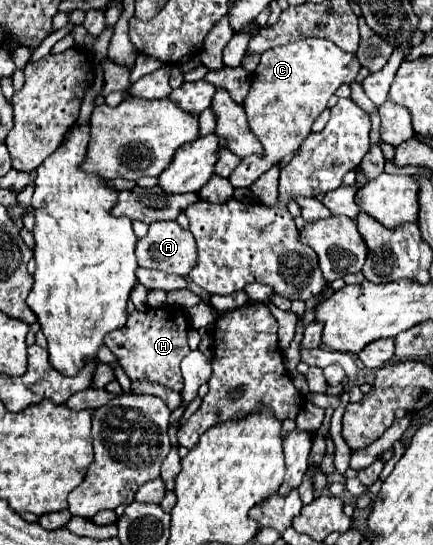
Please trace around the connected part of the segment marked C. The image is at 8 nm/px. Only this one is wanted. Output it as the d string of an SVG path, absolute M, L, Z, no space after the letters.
M305 38L265 52L253 74L251 88L245 98L249 130L261 142L263 158L243 158L239 166L231 172L229 182L235 188L247 188L271 166L295 154L301 142L309 136L317 116L327 108L327 102L335 94L335 90L341 84L351 84L359 70L361 64L355 54L341 50L325 38Z

